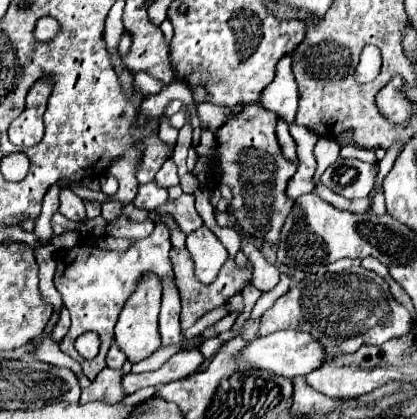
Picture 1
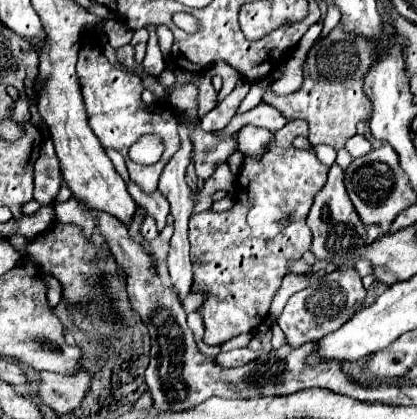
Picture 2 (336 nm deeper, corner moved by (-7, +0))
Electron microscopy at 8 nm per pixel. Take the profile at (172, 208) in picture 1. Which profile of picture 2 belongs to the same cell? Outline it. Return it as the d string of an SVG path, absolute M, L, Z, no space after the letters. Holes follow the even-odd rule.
M145 216L143 226L141 226L141 236L143 236L145 240L149 240L149 242L157 236L157 226L155 226L155 220L153 220L151 216Z

